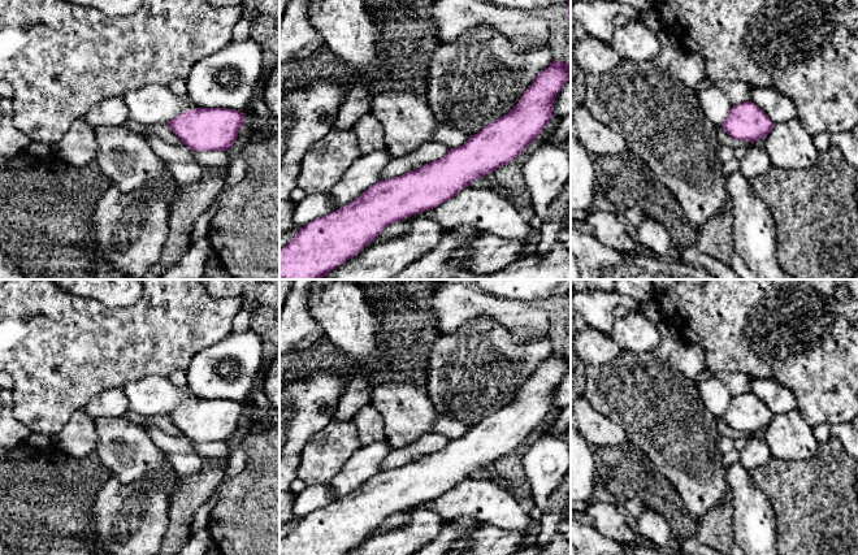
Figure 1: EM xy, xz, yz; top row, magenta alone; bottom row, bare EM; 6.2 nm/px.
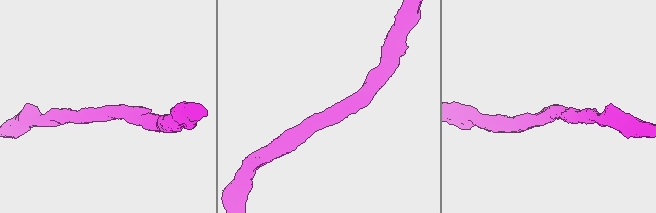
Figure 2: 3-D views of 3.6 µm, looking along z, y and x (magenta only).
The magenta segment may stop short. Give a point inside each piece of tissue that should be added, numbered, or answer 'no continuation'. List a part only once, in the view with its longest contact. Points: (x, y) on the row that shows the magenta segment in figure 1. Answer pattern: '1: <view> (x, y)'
no continuation

